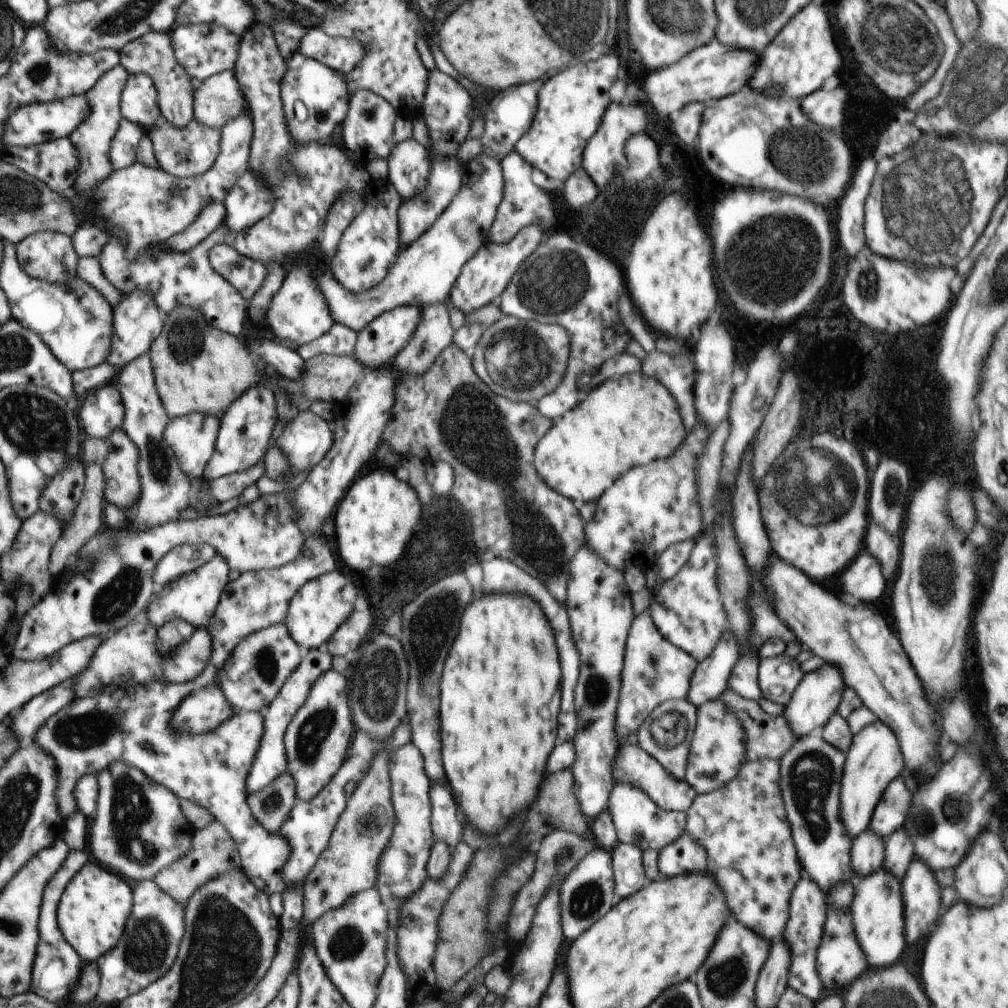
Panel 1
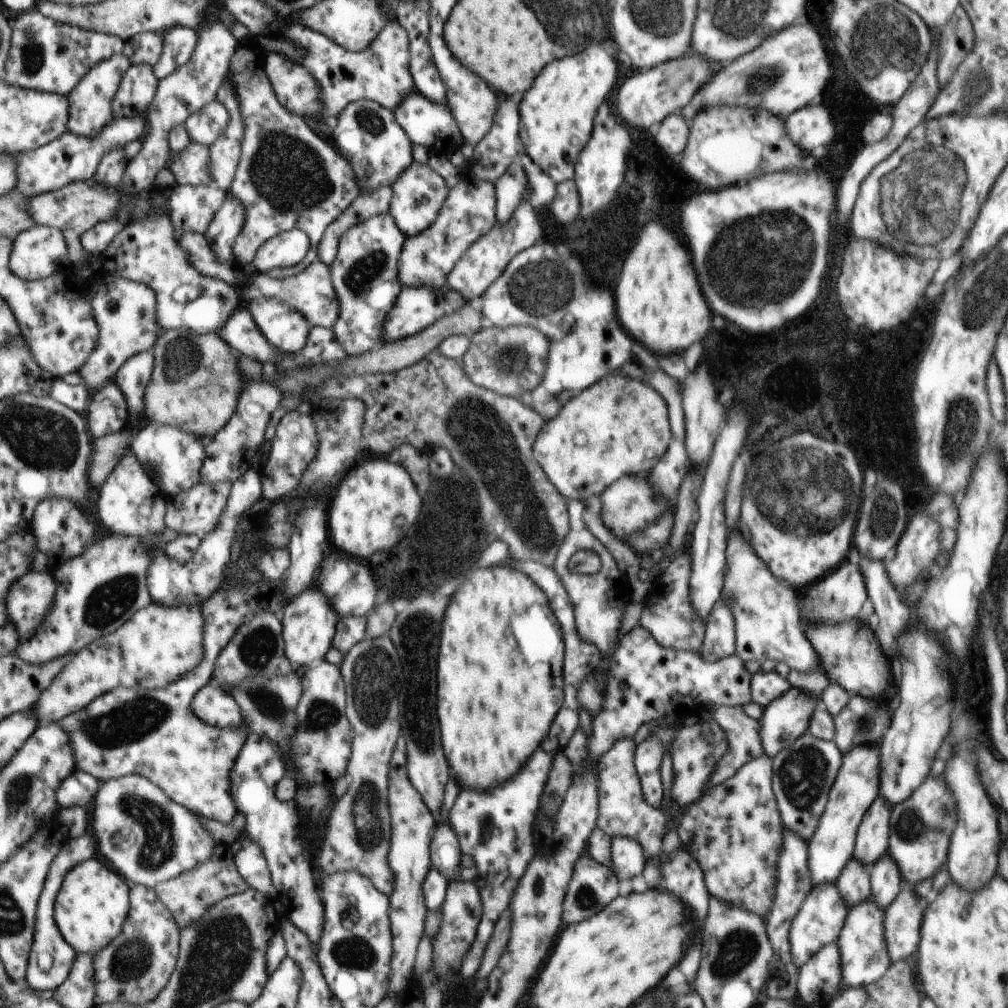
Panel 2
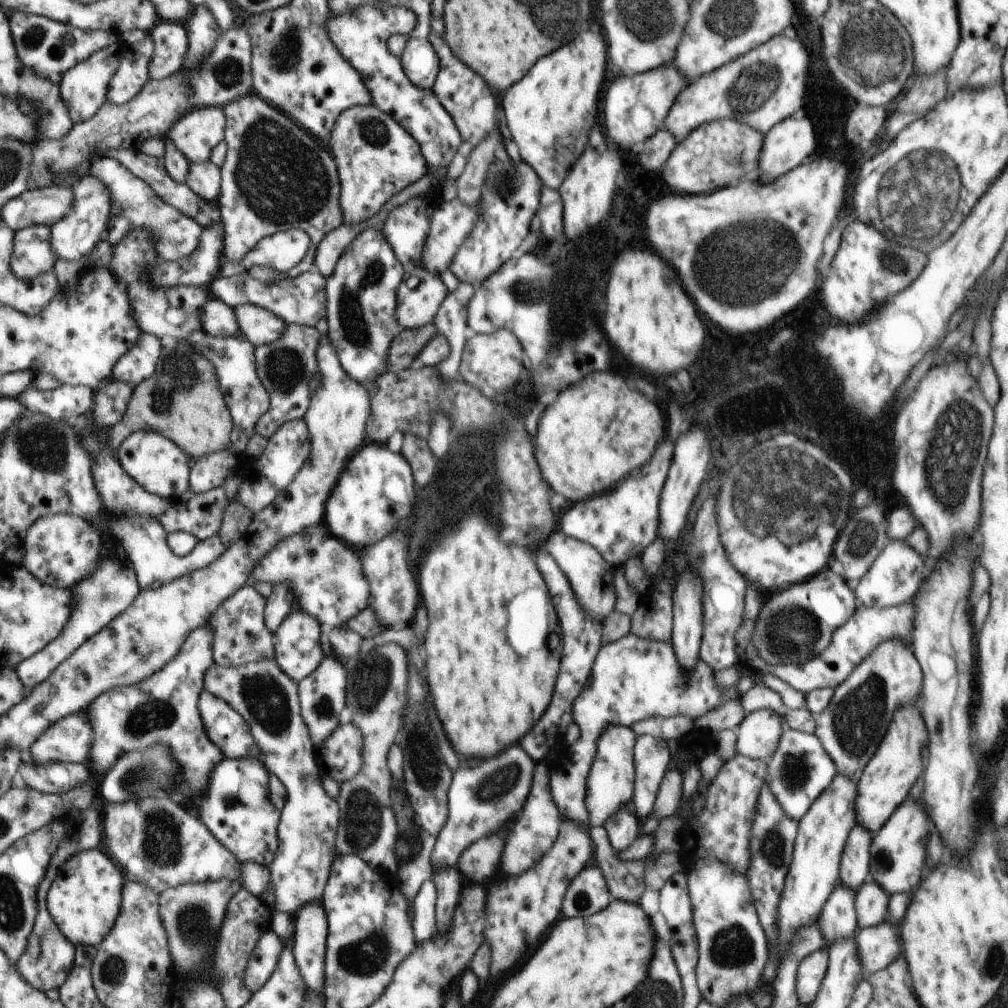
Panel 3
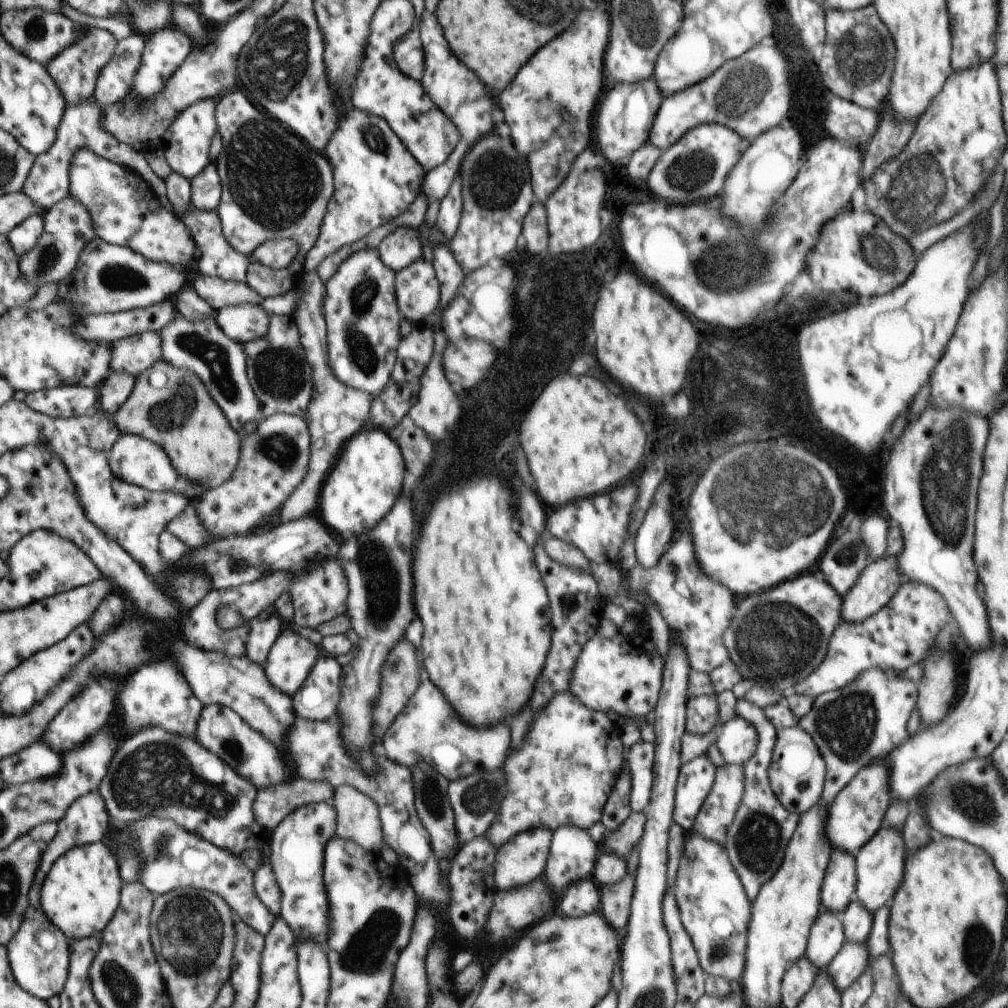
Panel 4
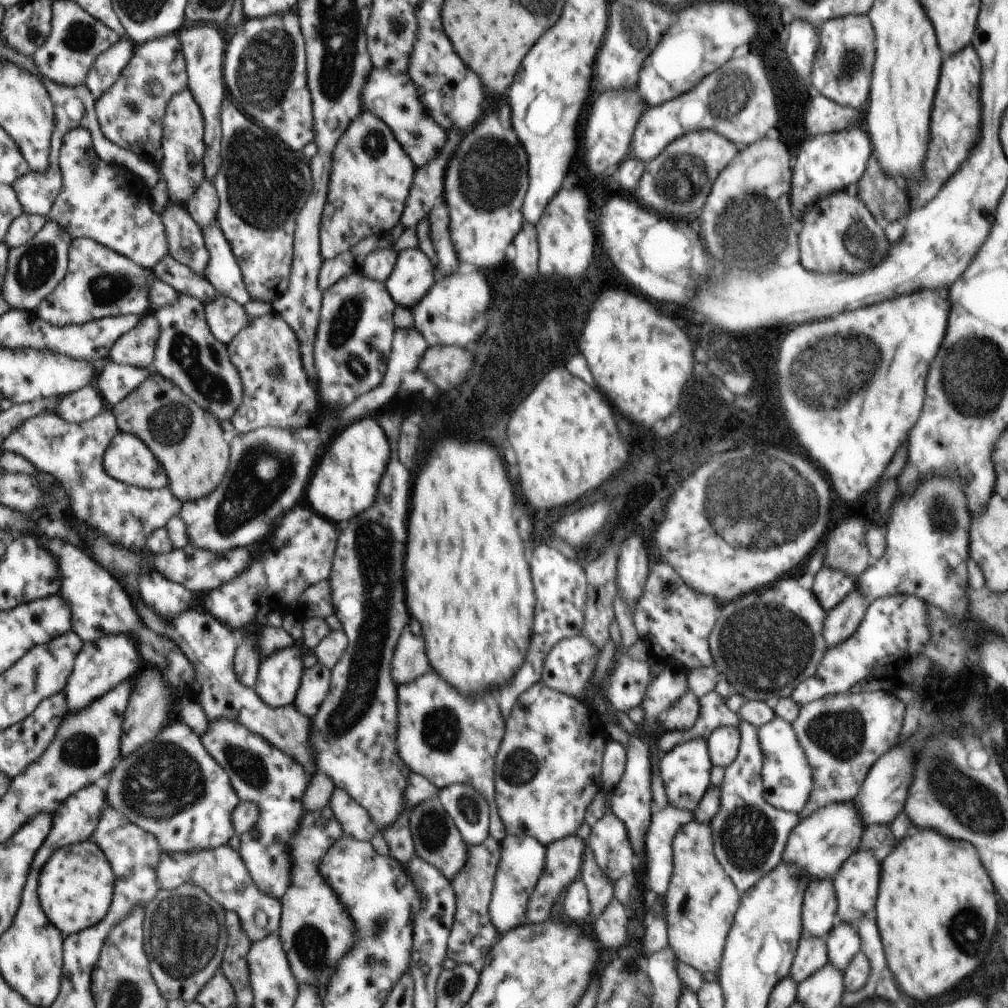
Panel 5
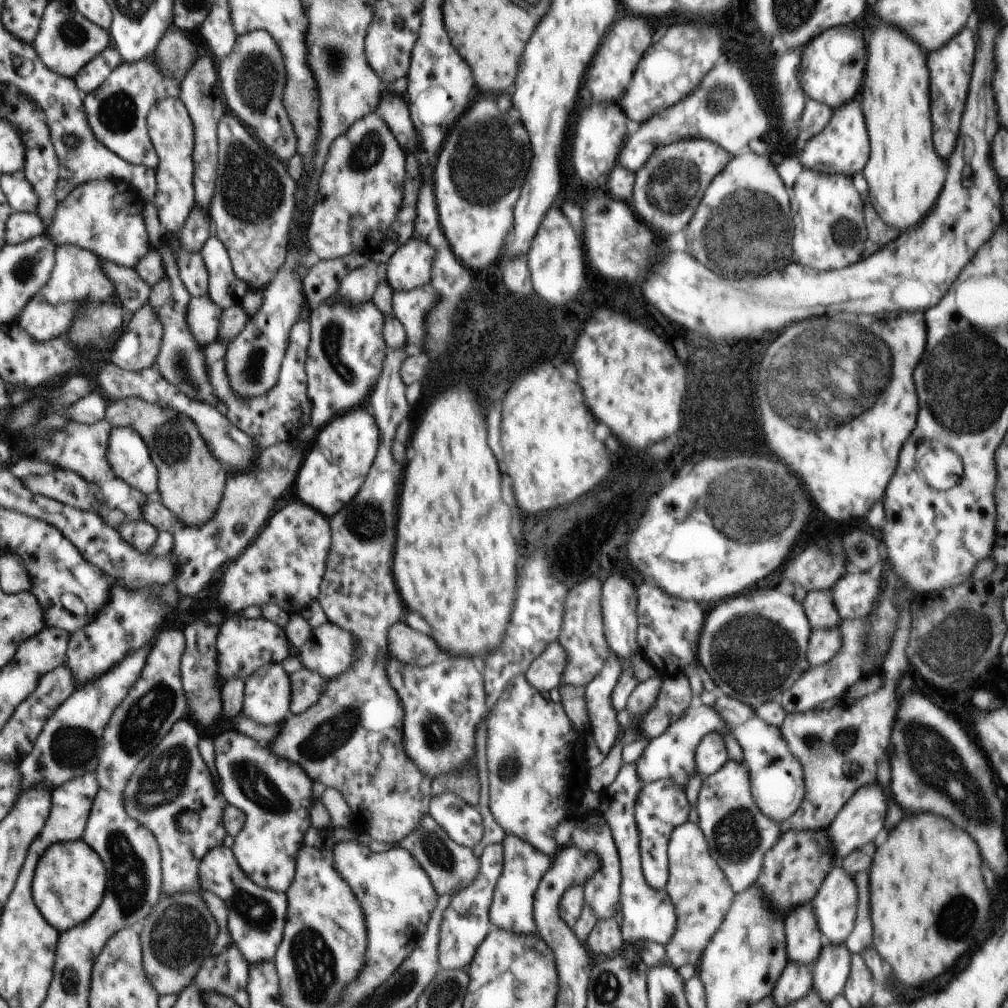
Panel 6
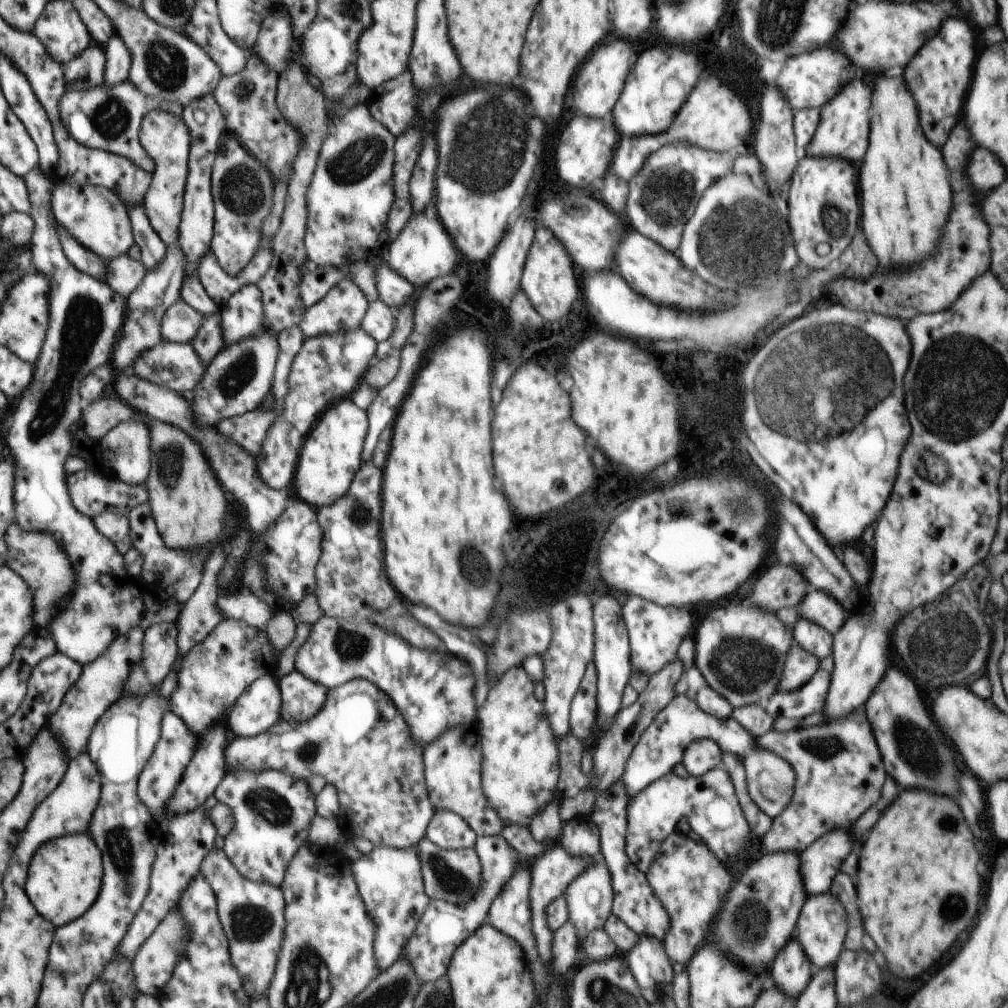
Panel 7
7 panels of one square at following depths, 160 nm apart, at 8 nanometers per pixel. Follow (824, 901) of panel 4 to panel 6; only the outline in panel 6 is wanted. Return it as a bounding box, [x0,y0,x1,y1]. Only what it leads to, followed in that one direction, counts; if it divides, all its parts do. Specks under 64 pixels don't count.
[785,902,824,964]

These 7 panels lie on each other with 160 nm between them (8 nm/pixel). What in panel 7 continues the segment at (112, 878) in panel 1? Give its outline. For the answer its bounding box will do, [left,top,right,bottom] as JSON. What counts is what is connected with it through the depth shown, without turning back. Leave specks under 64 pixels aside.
[25,833,102,928]

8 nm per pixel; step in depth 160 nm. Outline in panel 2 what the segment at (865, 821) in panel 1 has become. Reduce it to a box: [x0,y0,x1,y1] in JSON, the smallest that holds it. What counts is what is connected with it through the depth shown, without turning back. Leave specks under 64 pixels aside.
[806,744,881,888]

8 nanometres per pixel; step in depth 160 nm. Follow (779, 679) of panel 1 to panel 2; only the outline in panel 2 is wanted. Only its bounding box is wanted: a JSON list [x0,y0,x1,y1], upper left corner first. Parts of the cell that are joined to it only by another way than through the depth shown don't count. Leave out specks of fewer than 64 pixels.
[751,671,791,708]

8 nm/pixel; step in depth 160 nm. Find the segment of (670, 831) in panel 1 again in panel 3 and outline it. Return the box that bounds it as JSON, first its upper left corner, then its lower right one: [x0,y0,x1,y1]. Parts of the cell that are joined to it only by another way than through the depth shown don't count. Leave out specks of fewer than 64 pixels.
[584,725,637,827]

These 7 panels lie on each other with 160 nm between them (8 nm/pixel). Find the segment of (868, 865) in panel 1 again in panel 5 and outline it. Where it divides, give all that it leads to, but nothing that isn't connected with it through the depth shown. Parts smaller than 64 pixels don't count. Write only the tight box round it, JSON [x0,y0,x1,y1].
[790,931,829,984]

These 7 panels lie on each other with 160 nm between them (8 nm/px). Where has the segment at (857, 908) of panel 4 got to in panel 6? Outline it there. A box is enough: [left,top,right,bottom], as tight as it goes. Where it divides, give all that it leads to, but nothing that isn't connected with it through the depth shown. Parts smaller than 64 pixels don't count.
[813,941,851,1006]

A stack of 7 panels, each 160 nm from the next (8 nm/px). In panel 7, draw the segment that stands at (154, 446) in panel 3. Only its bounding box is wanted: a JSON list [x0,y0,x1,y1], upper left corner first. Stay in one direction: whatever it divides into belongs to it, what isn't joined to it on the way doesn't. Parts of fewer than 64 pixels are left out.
[97,421,151,486]

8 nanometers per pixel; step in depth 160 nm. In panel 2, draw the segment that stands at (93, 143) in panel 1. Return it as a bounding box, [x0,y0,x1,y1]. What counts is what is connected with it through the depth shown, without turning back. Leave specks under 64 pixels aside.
[67,53,131,137]

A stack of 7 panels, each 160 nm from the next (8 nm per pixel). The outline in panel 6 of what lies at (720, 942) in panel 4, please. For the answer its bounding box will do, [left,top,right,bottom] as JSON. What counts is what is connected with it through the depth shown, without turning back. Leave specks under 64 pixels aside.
[664,821,735,968]

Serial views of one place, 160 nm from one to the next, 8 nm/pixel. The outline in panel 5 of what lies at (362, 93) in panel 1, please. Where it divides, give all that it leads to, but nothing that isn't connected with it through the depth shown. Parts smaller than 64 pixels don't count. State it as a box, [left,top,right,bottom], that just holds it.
[319,110,416,259]

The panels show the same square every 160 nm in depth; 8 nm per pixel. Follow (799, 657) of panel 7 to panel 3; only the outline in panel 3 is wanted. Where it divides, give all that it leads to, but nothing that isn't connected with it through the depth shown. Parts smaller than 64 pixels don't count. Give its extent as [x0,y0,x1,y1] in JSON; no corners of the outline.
[853,539,930,608]

